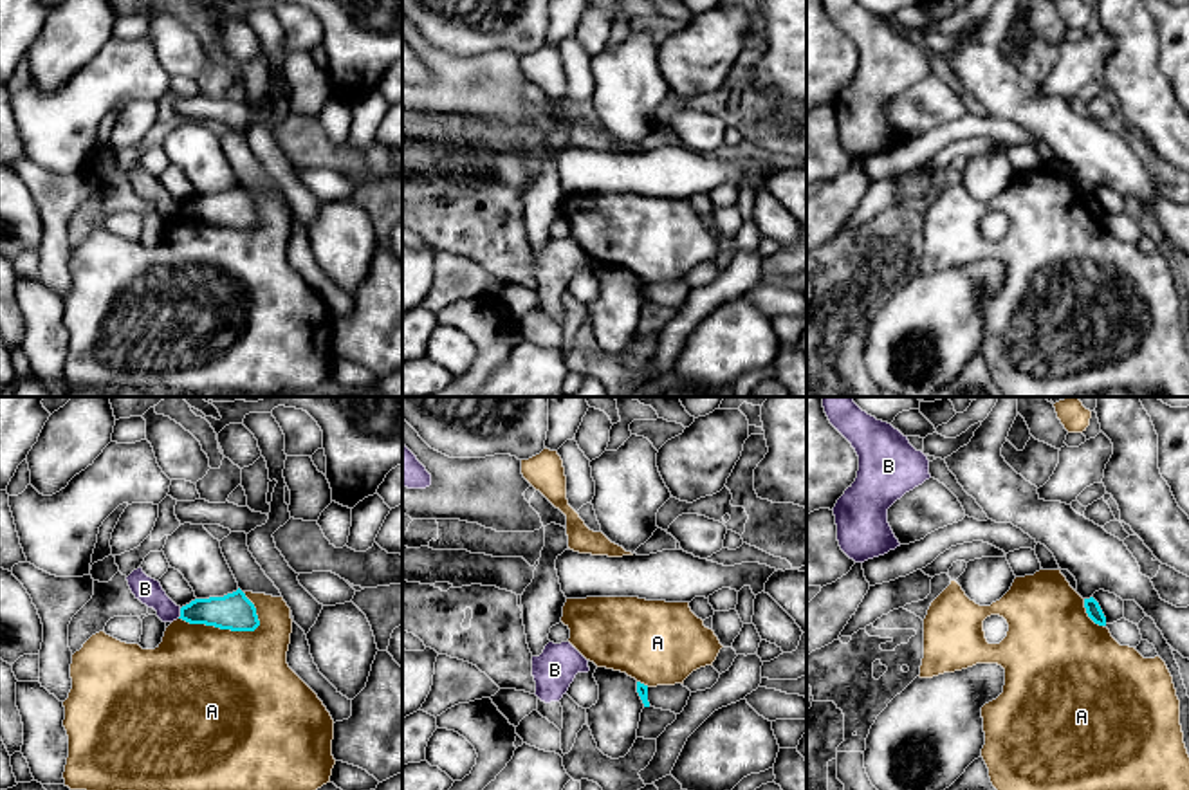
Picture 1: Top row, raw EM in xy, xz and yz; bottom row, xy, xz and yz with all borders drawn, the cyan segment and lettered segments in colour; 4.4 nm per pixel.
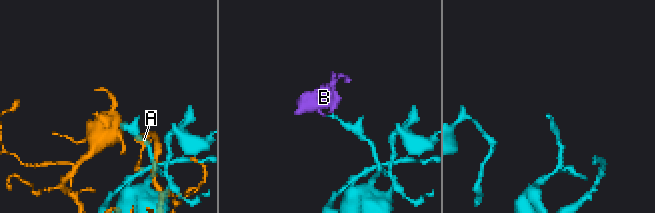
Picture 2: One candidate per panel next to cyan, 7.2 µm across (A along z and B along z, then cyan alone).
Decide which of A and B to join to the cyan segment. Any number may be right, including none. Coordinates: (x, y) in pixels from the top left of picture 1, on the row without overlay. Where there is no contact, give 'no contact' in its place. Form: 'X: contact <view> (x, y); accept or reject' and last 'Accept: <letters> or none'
A: contact xy (221, 224); reject
B: contact xy (181, 210); reject
Accept: none

